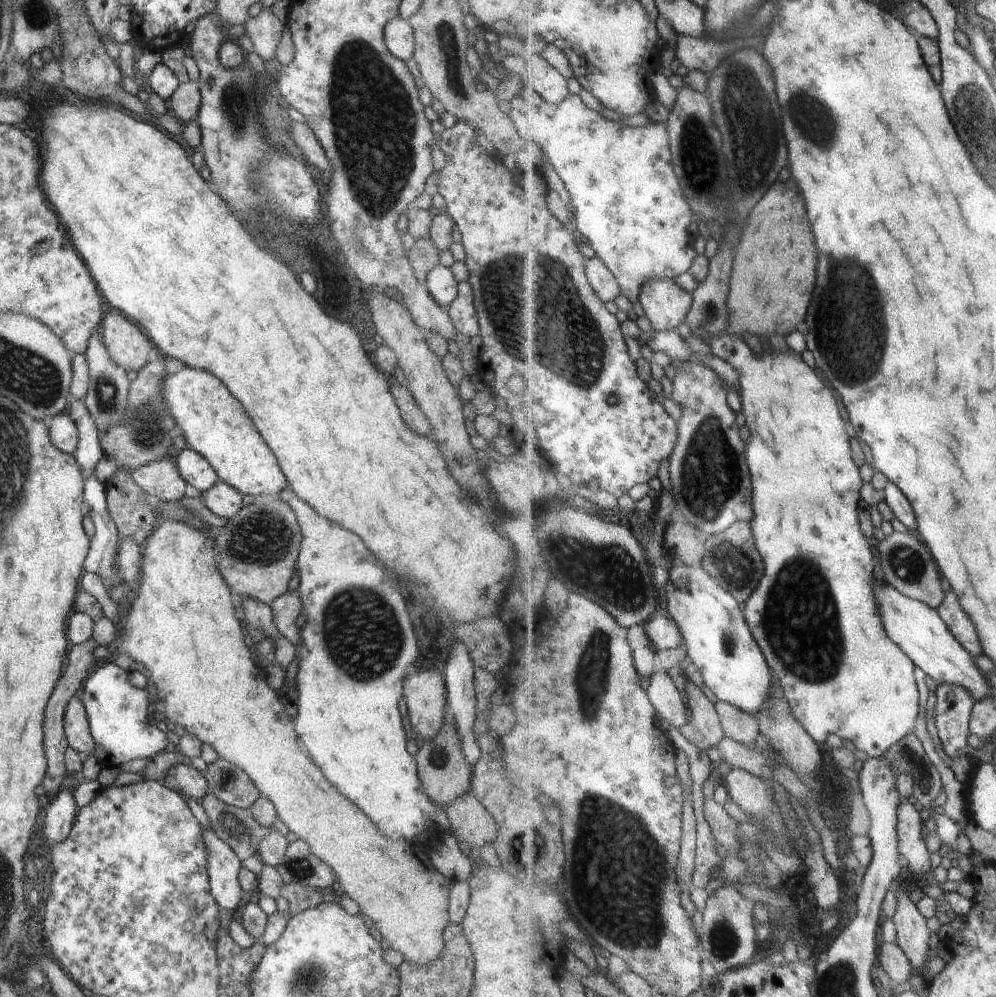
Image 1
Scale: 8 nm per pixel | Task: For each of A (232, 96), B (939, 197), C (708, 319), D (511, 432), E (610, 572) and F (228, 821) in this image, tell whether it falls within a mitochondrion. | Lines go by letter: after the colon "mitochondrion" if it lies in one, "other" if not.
A: mitochondrion
B: other
C: mitochondrion
D: other
E: mitochondrion
F: mitochondrion

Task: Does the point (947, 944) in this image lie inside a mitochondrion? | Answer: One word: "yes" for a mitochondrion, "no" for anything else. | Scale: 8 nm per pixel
no

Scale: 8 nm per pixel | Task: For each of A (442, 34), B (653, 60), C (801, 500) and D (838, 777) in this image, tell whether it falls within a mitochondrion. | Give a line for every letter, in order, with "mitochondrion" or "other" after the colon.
A: mitochondrion
B: other
C: other
D: other

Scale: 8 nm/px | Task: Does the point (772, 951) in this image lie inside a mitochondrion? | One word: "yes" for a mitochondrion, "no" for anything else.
no

